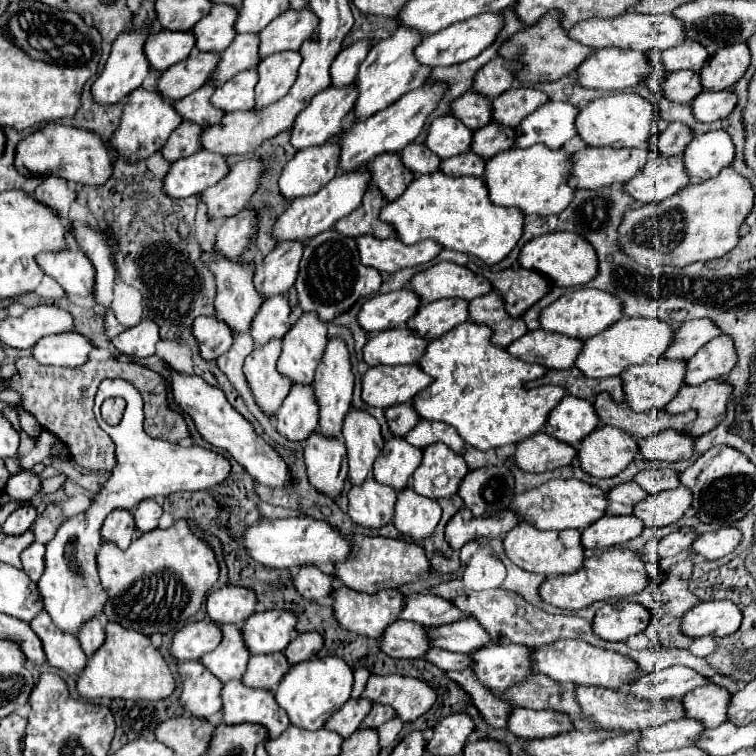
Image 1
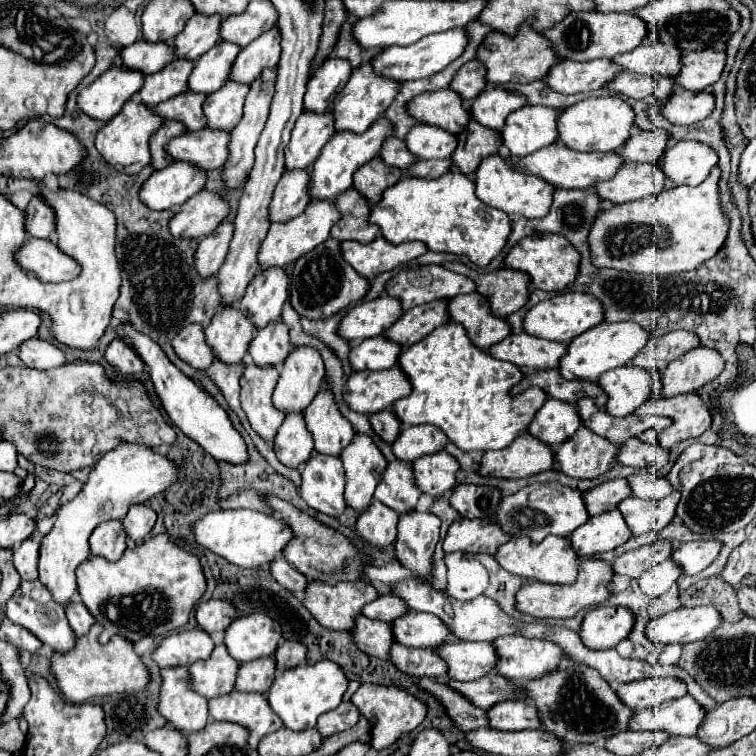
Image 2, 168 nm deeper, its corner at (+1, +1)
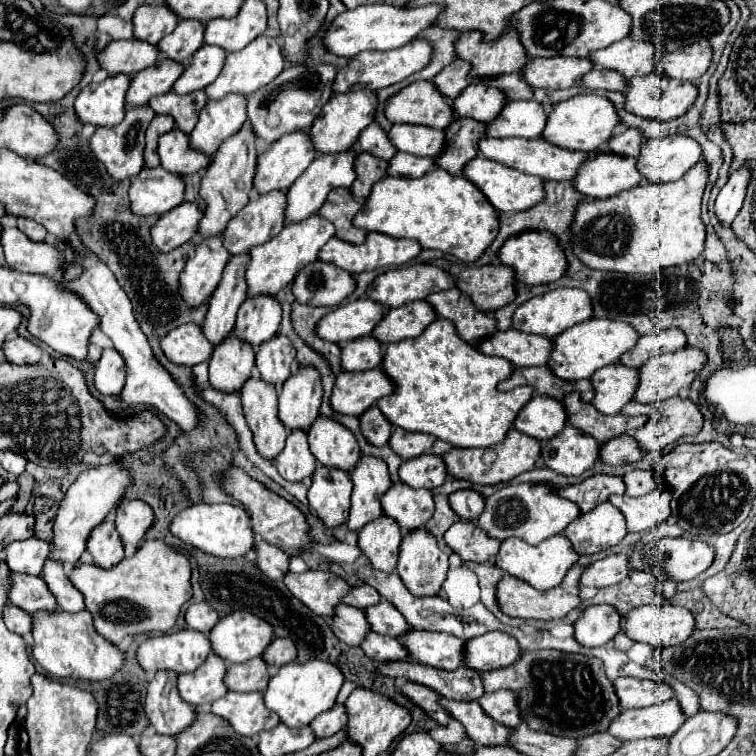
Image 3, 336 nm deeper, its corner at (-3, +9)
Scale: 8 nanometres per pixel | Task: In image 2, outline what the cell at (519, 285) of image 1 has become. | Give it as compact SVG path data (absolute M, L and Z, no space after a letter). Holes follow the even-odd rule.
M501 268L485 274L473 274L471 270L467 270L467 274L475 280L477 292L491 302L491 312L499 318L507 318L529 300L531 278L521 270Z

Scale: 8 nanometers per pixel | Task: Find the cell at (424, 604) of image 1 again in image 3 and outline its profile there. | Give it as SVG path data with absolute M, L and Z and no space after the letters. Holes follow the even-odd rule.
M363 584L363 586L353 586L353 588L341 598L341 602L349 604L349 606L355 606L355 608L359 608L359 610L365 610L365 608L373 606L373 604L377 604L379 600L381 600L381 596L377 596L377 590L375 590L375 588L369 588L367 584Z

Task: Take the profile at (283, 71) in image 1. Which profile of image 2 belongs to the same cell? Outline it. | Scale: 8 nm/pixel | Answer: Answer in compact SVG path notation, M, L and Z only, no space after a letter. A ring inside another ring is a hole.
M265 68L261 72L261 76L251 84L251 90L247 94L247 100L245 100L245 114L241 118L241 122L237 124L237 128L231 130L231 142L229 142L229 160L225 162L223 166L223 178L225 178L225 184L229 188L237 188L243 178L249 174L251 166L253 166L253 160L255 160L255 146L257 146L257 140L259 140L259 134L267 122L267 114L269 114L269 106L271 106L271 100L273 100L273 84L277 80L277 68Z

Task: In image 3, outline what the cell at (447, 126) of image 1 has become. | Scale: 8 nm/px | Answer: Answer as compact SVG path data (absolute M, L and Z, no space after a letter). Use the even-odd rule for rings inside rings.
M393 124L387 132L393 146L413 156L437 156L445 146L445 132L429 126L415 124Z

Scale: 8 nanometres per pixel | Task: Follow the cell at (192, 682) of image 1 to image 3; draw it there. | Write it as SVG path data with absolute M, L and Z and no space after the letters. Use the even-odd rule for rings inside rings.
M157 672L149 680L145 716L155 732L163 736L177 736L193 722L193 716L197 716L195 708L177 696L177 672Z

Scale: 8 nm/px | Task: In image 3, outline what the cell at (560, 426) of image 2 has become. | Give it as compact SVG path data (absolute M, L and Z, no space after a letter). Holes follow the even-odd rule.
M533 396L513 420L513 428L537 438L541 442L549 436L557 436L565 426L565 412L561 412L561 402L549 396Z

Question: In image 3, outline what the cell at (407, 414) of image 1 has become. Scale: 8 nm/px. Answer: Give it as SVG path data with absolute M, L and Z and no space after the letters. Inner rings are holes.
M371 406L365 414L359 416L359 426L369 444L385 446L389 442L391 424L385 420L385 416L381 416L381 412L377 412L377 406Z

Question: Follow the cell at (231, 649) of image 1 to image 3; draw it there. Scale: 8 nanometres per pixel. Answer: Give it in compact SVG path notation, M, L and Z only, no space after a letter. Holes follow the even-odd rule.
M209 656L201 668L193 674L179 674L177 678L177 690L179 696L193 706L213 704L221 696L227 694L223 676L225 676L227 664L223 660L217 660L217 656Z

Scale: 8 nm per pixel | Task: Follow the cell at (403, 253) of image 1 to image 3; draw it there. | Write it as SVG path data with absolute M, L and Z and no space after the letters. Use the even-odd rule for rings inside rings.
M367 234L365 242L359 246L353 246L349 242L331 238L317 254L317 260L339 266L343 270L347 270L349 274L359 274L365 270L375 270L375 268L383 268L383 266L401 266L405 262L409 262L411 258L415 258L421 252L421 246L415 240L407 240L407 238L389 238L385 234Z

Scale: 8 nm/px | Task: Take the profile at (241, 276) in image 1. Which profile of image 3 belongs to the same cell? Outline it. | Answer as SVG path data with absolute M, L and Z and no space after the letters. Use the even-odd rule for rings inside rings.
M233 334L225 344L219 344L209 360L209 384L225 394L235 394L249 380L255 366L253 348L237 344Z

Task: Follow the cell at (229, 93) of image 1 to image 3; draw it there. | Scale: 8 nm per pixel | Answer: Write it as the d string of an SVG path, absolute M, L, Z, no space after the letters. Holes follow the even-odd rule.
M225 96L225 100L209 100L199 112L199 122L189 134L189 146L205 156L213 156L223 140L233 136L247 122L245 96Z

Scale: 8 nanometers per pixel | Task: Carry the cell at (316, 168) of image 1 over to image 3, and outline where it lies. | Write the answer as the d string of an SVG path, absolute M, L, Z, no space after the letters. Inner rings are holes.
M285 192L253 198L223 230L223 246L231 256L247 254L253 246L269 242L283 230Z

